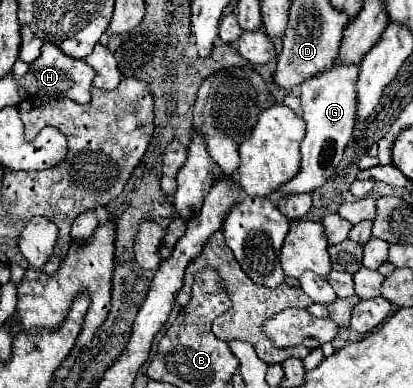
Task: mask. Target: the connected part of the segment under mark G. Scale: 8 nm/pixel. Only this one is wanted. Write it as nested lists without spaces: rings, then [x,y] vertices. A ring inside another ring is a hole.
[[[341,64],[333,66],[327,72],[305,80],[299,86],[299,98],[303,106],[303,120],[307,124],[307,136],[301,142],[301,170],[295,178],[291,178],[283,188],[275,190],[277,198],[285,198],[291,194],[307,194],[321,188],[335,172],[337,164],[343,158],[345,146],[353,134],[355,126],[355,110],[357,110],[357,94],[355,94],[355,80],[357,80],[359,66]]]

